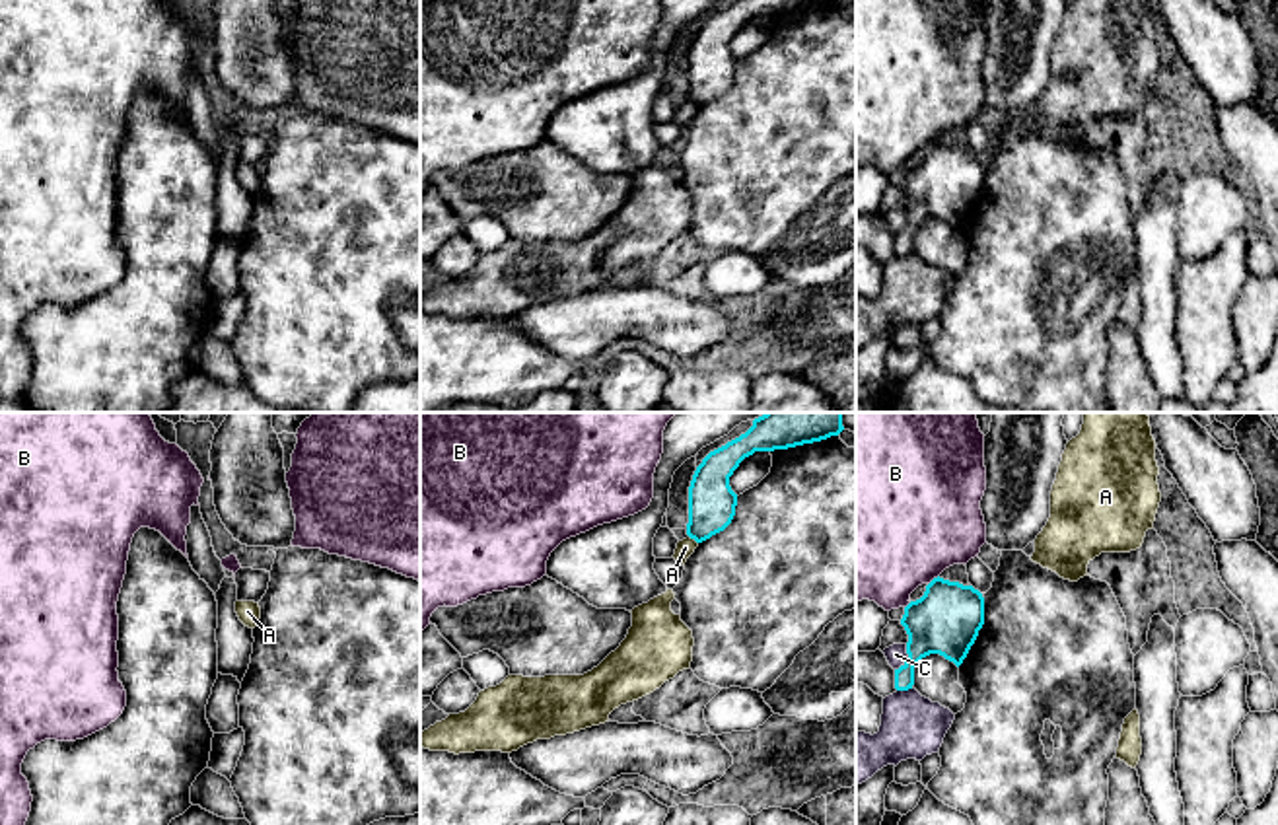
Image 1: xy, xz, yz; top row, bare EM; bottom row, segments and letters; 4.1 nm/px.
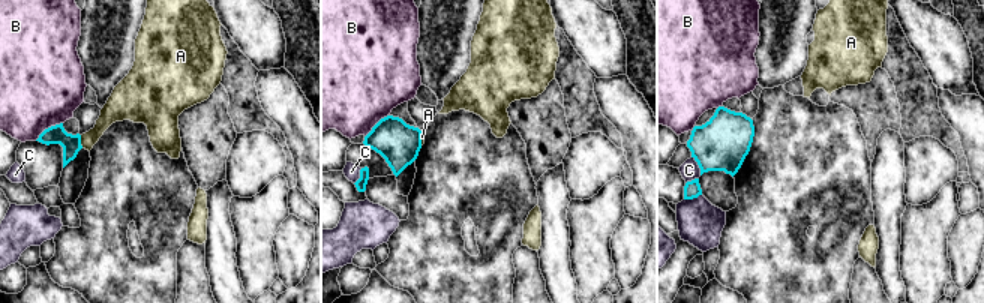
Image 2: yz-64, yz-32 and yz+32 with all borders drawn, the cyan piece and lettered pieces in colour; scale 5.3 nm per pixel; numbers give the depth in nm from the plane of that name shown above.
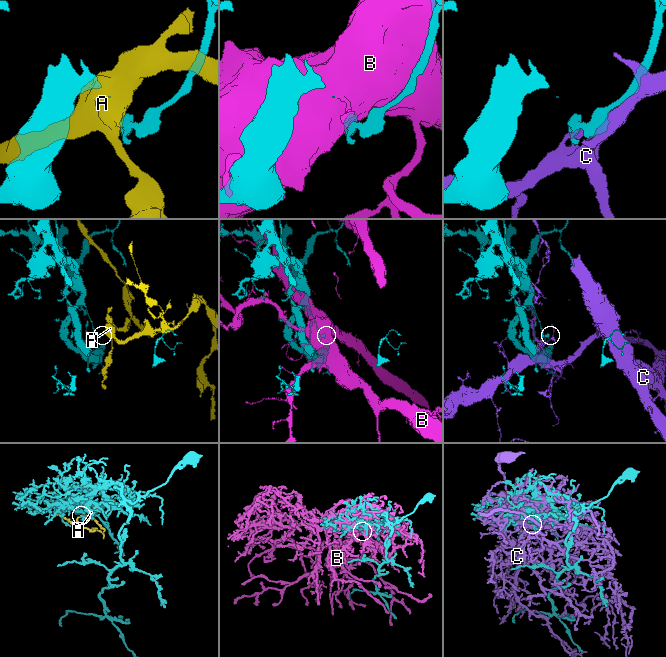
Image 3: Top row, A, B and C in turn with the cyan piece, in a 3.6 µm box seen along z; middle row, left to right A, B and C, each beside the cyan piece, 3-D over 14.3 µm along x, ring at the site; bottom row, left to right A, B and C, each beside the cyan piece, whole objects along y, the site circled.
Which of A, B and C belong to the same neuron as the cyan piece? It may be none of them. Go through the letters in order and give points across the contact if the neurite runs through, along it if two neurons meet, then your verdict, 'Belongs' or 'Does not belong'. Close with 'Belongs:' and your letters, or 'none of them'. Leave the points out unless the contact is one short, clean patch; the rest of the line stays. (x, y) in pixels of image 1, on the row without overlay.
A: Boundary: xz (689, 100), (697, 107). Does not belong
B: Does not belong
C: Does not belong
Belongs: none of them

